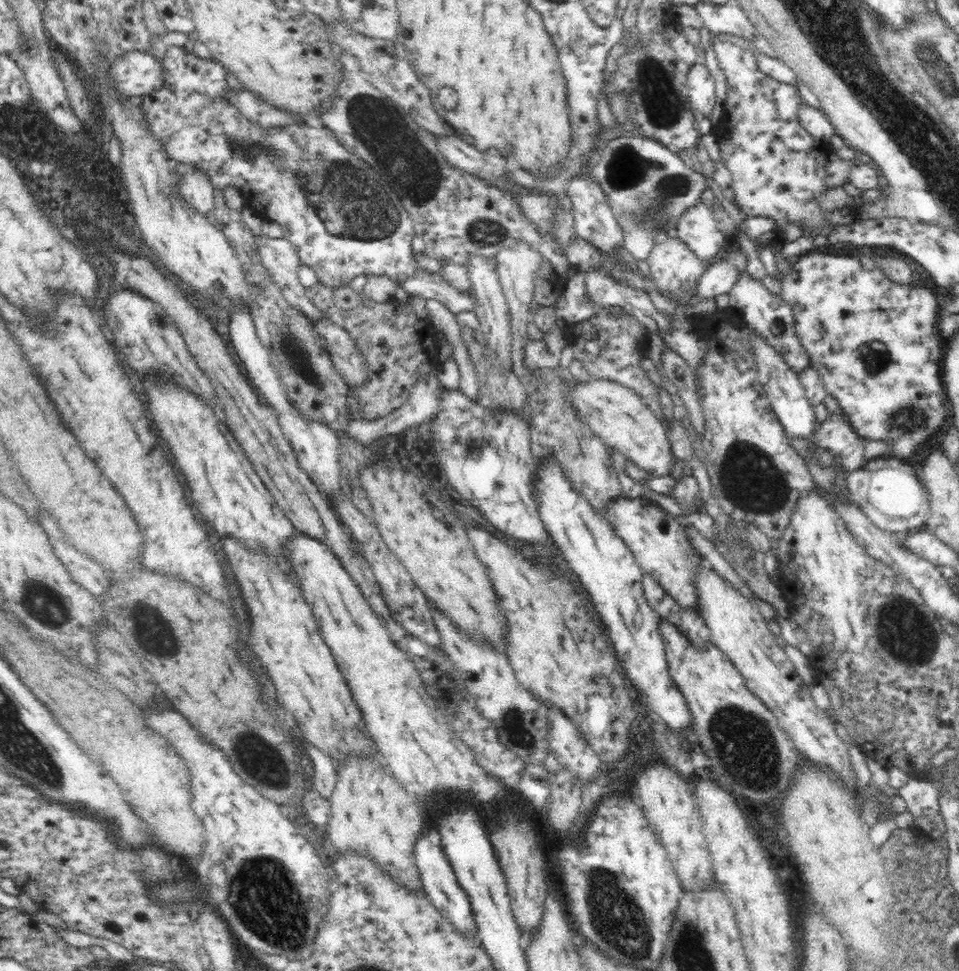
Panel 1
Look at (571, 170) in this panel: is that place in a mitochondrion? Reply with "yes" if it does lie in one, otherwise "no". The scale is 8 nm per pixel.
no

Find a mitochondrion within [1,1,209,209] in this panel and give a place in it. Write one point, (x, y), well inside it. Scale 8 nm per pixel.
(33, 127)

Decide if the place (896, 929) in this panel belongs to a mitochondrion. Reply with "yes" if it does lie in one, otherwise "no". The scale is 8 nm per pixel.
no

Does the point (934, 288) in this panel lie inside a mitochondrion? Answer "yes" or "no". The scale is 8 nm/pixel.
no

